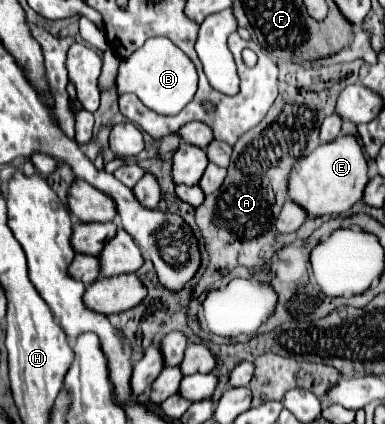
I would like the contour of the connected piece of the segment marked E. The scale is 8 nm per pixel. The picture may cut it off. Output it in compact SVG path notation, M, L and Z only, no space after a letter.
M341 134L333 142L315 148L309 156L301 158L293 166L289 176L289 198L303 206L309 212L309 216L345 214L347 210L351 210L355 202L363 198L367 182L367 158L357 136Z

